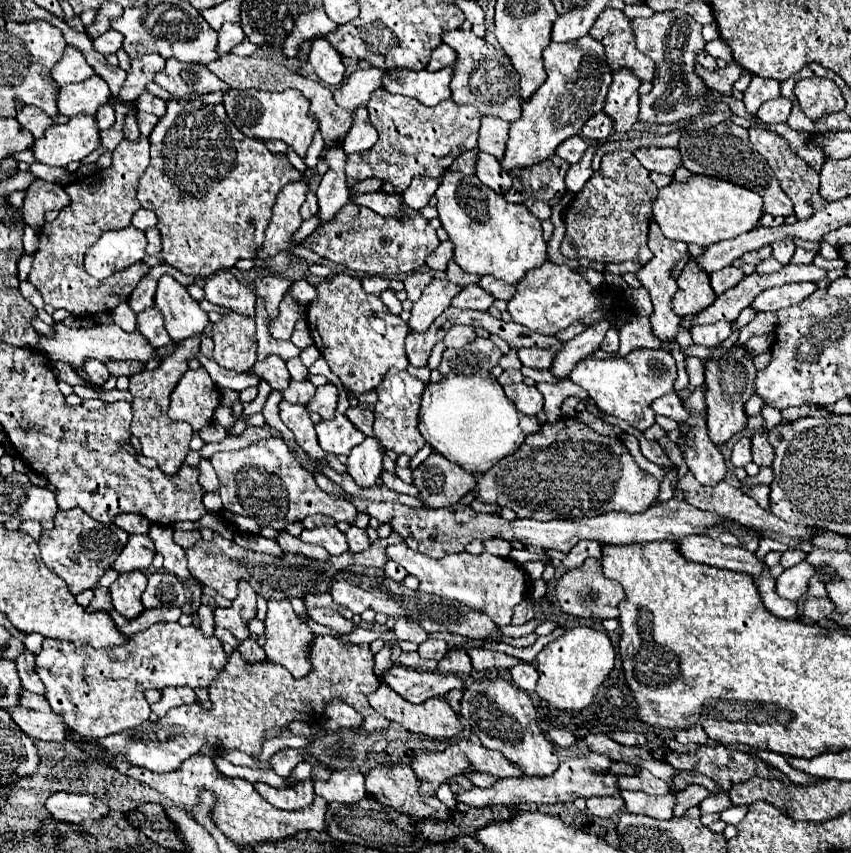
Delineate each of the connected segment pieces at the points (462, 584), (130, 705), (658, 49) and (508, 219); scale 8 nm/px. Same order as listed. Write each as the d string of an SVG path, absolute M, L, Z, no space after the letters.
M406 542L386 546L386 556L406 568L408 574L420 580L420 588L426 594L436 594L442 598L458 600L460 604L468 606L470 610L484 612L490 620L498 626L508 626L514 614L514 606L520 604L526 594L530 592L530 576L518 568L510 558L492 556L482 552L480 556L472 556L466 552L450 554L446 558L430 558L406 546Z
M158 622L158 624L154 624L154 626L150 626L148 630L144 630L144 632L138 632L138 634L132 634L130 638L128 638L128 642L126 644L122 644L122 646L112 646L112 648L92 648L92 646L80 646L80 648L76 648L74 644L68 644L68 642L62 642L62 640L44 640L44 644L42 644L42 650L40 650L40 654L36 656L36 674L42 678L42 682L46 684L46 700L50 702L50 706L52 706L52 710L56 712L56 714L62 714L62 718L66 718L66 724L74 730L74 732L78 732L80 736L84 736L84 738L104 738L104 736L108 736L108 734L114 734L114 732L122 732L122 730L128 730L128 728L136 728L138 724L142 724L144 720L148 720L148 716L150 716L150 704L146 702L146 698L144 698L144 690L148 690L148 688L166 688L166 686L190 686L190 688L208 688L212 682L214 682L214 678L218 676L218 672L222 670L222 666L226 664L226 654L224 654L224 648L222 648L222 642L218 640L218 638L206 638L198 628L194 628L194 626L186 626L186 628L182 628L178 622Z
M666 10L656 12L650 18L634 18L632 28L636 34L638 48L646 52L656 64L656 76L654 76L654 88L650 94L640 96L640 122L648 124L674 124L678 120L688 120L706 108L714 108L714 102L708 102L708 88L698 82L698 76L694 74L696 54L704 50L702 40L702 26L682 10Z
M446 170L434 196L438 200L436 208L442 228L454 244L454 260L464 272L478 276L492 274L506 284L518 284L526 270L546 262L546 242L542 238L540 220L524 204L510 204L476 176L452 170Z

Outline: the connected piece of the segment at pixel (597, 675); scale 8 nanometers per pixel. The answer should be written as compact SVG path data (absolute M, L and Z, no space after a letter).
M572 628L536 656L536 670L540 676L536 694L560 710L586 708L594 700L598 686L606 680L612 668L614 648L608 636L592 628Z

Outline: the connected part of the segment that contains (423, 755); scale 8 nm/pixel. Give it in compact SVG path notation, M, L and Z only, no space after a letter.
M448 746L444 752L418 752L412 762L412 770L420 780L420 794L434 796L440 784L466 772L476 772L466 754L456 746Z

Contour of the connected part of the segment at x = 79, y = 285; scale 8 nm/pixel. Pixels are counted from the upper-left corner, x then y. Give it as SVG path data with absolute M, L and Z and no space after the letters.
M140 136L136 142L124 138L114 150L110 168L98 170L66 186L72 204L66 206L66 210L62 210L54 222L42 226L40 248L34 254L32 270L28 274L28 282L42 294L44 304L50 304L52 308L64 308L76 318L106 314L112 312L120 302L126 302L142 276L150 272L150 268L126 268L114 274L114 278L98 282L84 270L84 252L102 236L102 232L130 226L132 214L140 208L140 202L136 200L138 178L144 174L148 164L148 138Z

